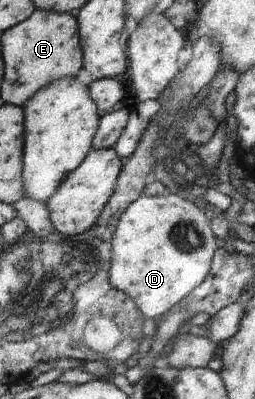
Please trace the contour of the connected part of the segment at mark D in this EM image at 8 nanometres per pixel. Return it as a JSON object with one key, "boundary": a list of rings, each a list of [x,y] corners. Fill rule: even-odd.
{"boundary":[[[142,195],[122,215],[113,236],[110,282],[132,298],[147,319],[165,315],[212,272],[218,245],[204,214],[180,195]]]}

